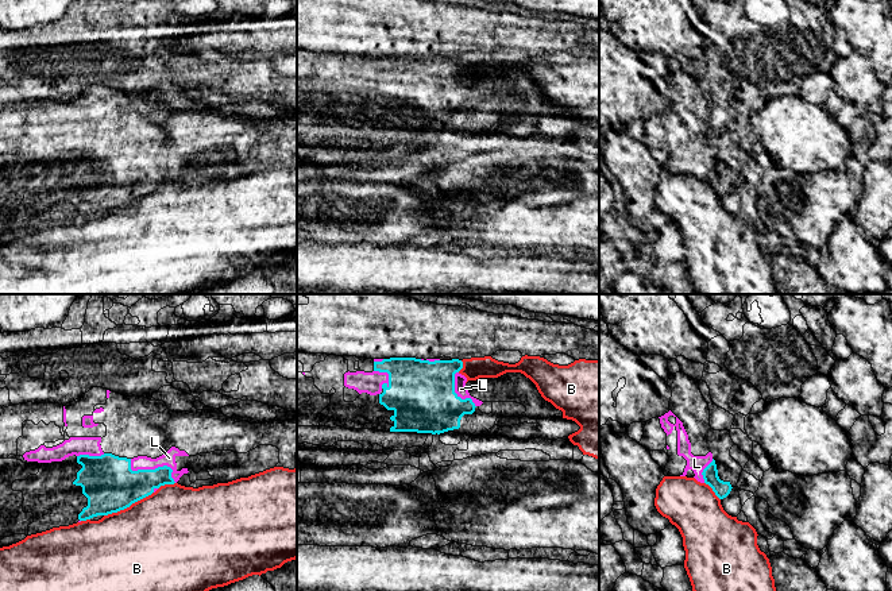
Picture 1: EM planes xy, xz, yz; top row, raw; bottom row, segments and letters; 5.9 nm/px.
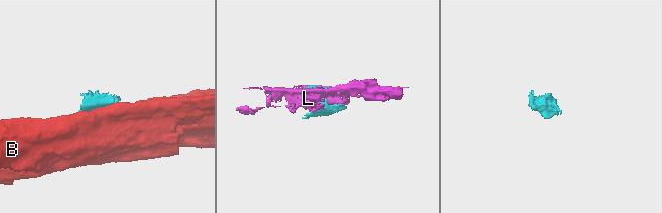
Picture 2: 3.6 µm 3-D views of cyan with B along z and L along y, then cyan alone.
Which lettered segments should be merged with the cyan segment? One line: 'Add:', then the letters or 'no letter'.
Add: L

